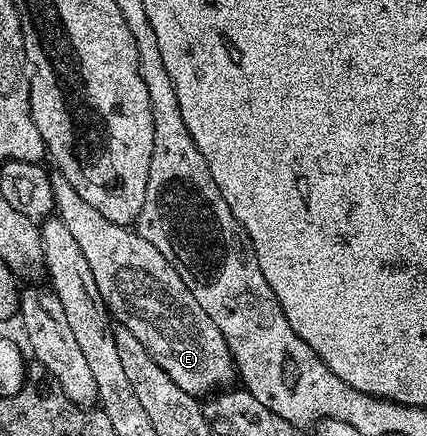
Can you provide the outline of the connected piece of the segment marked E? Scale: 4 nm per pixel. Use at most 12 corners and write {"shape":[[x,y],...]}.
{"shape":[[52,172],[111,317],[190,397],[237,374],[169,259]]}

